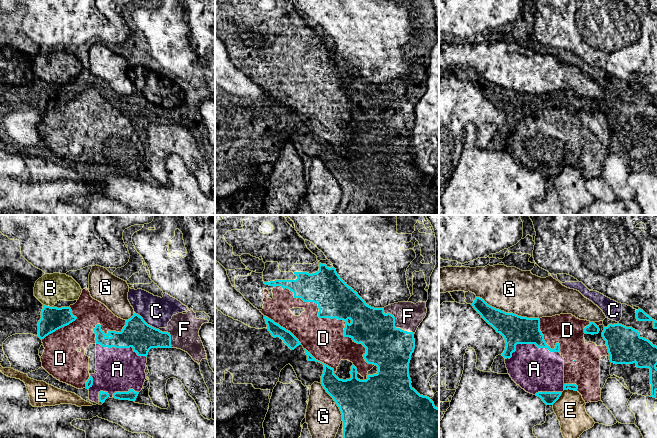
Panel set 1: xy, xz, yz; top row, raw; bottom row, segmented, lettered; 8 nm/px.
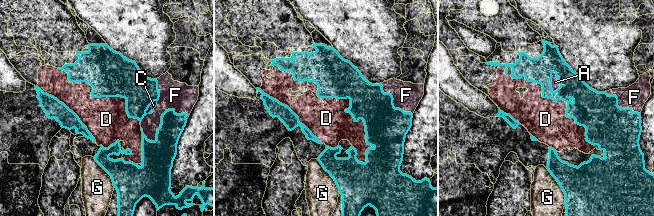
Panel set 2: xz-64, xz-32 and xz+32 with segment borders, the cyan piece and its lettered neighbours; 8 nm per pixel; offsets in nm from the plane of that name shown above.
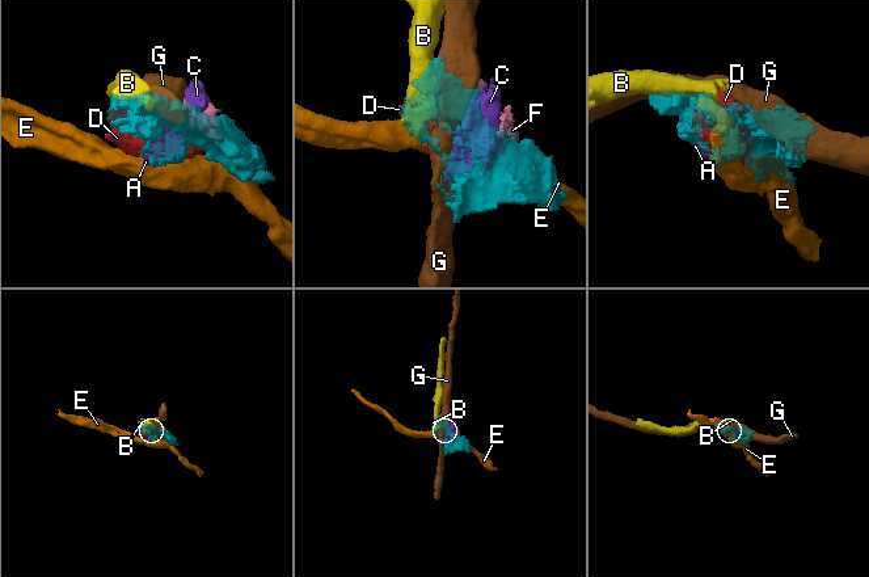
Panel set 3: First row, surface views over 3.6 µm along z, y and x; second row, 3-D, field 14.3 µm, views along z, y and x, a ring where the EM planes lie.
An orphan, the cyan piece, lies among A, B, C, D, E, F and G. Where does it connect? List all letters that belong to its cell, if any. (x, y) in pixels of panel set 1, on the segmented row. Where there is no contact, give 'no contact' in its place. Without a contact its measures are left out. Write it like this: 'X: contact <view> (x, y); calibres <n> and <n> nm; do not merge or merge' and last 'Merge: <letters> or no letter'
A: contact yz (529, 343); calibres 220 and 360 nm; do not merge
B: contact xy (47, 306); calibres 190 and 240 nm; do not merge
C: contact xy (146, 323); calibres 220 and 240 nm; do not merge
D: contact xz (331, 318); calibres 300 and 320 nm; do not merge
E: contact yz (570, 389); calibres 50 and 240 nm; do not merge
F: contact xz (394, 324); calibres 360 and 220 nm; do not merge
G: contact yz (508, 313); calibres 220 and 360 nm; do not merge
Merge: no letter

